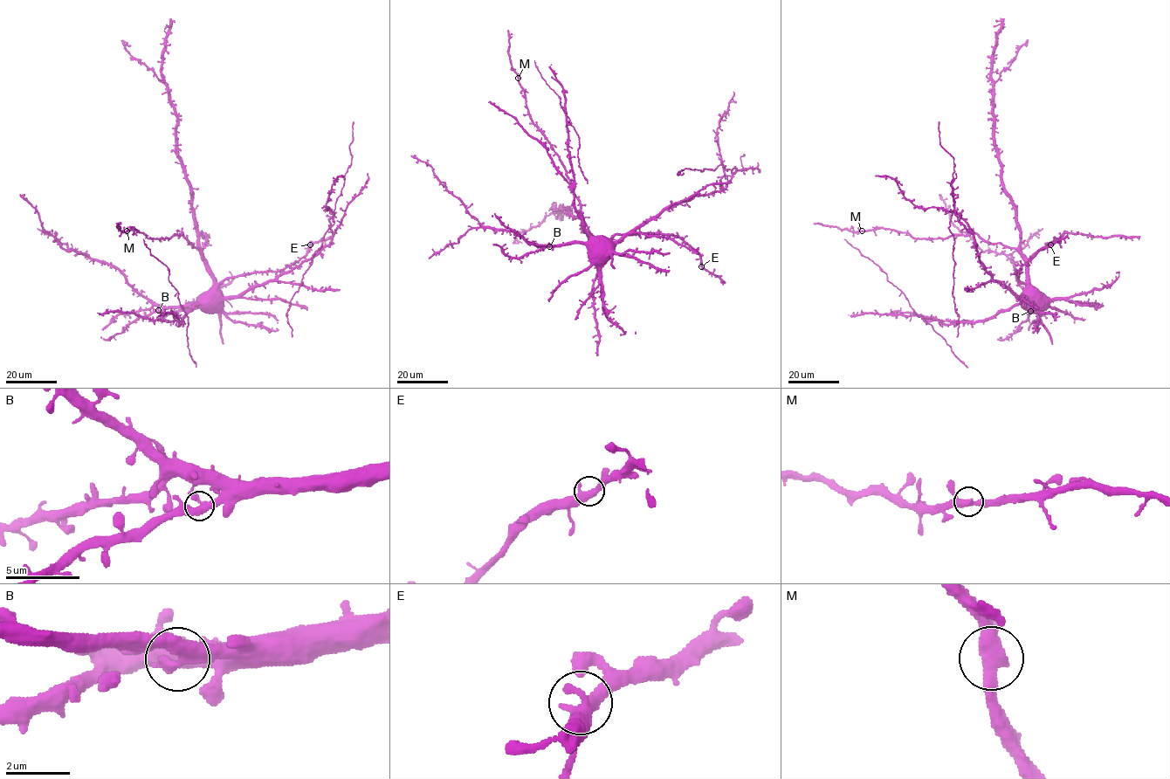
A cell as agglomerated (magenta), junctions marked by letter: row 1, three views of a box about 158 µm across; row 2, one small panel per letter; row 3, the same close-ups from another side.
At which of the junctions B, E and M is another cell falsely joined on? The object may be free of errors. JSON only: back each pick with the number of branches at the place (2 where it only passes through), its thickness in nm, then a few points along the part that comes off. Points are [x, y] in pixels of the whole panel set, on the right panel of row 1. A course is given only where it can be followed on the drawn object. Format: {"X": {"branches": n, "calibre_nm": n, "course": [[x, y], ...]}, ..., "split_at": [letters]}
{"split_at": []}

